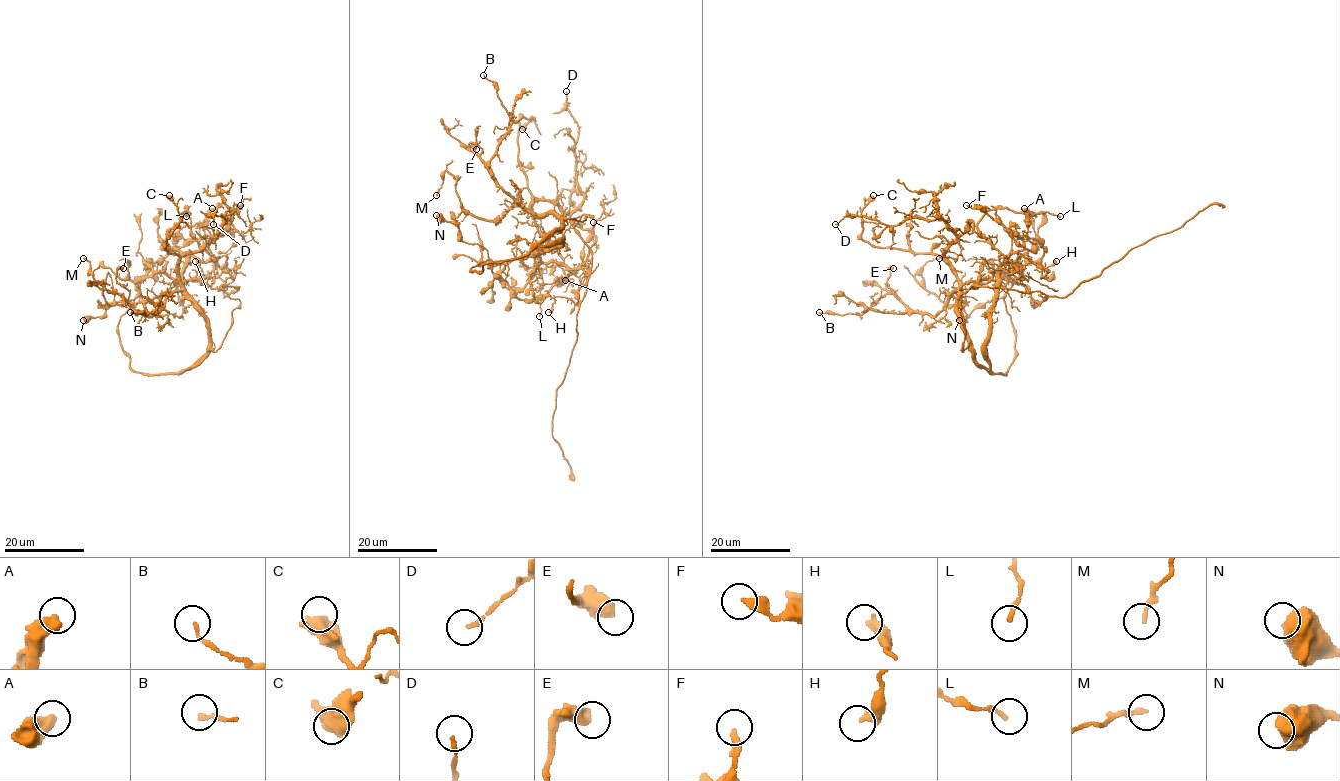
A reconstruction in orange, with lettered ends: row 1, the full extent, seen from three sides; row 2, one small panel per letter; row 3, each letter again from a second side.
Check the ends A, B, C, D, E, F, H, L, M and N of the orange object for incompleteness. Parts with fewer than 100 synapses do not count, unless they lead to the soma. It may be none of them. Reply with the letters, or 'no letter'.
no letter

